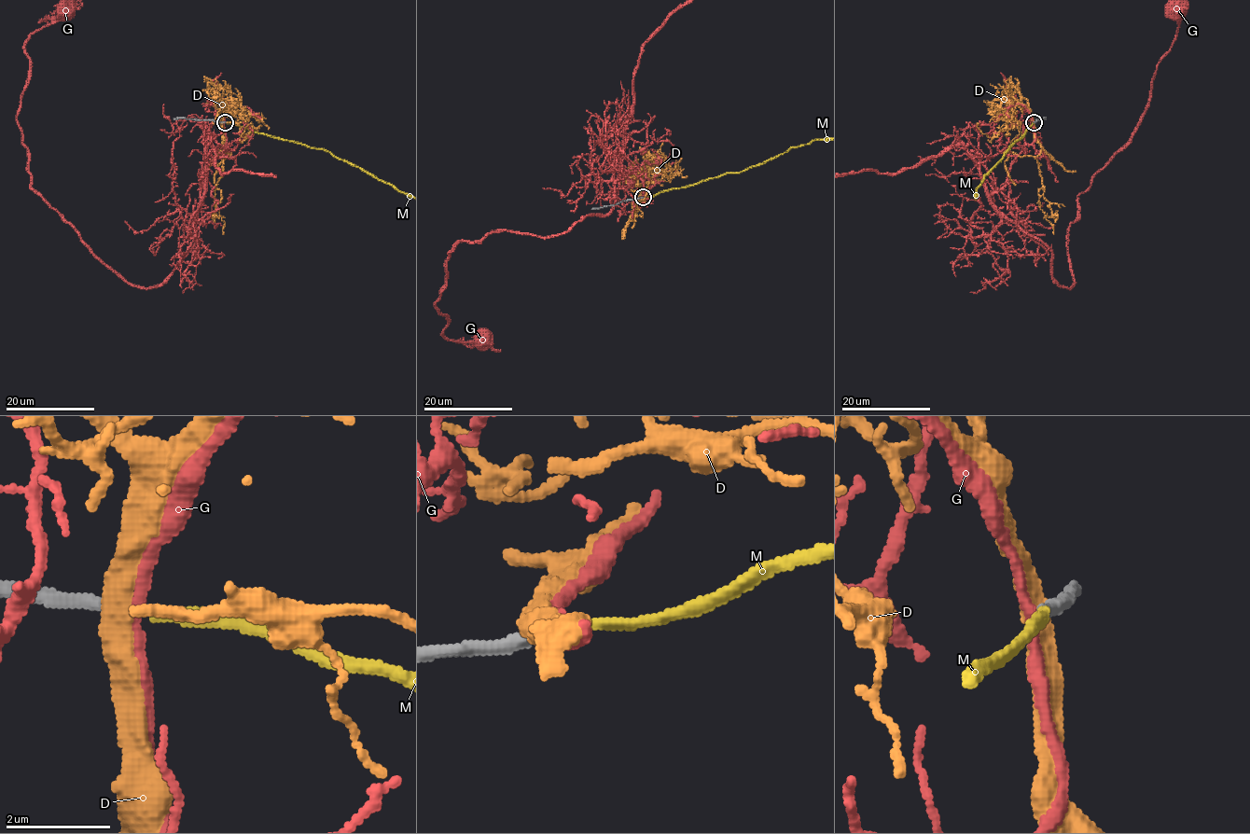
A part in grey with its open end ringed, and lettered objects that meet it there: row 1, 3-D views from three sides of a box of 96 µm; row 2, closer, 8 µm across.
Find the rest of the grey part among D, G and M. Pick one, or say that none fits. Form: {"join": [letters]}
{"join": ["M"]}

